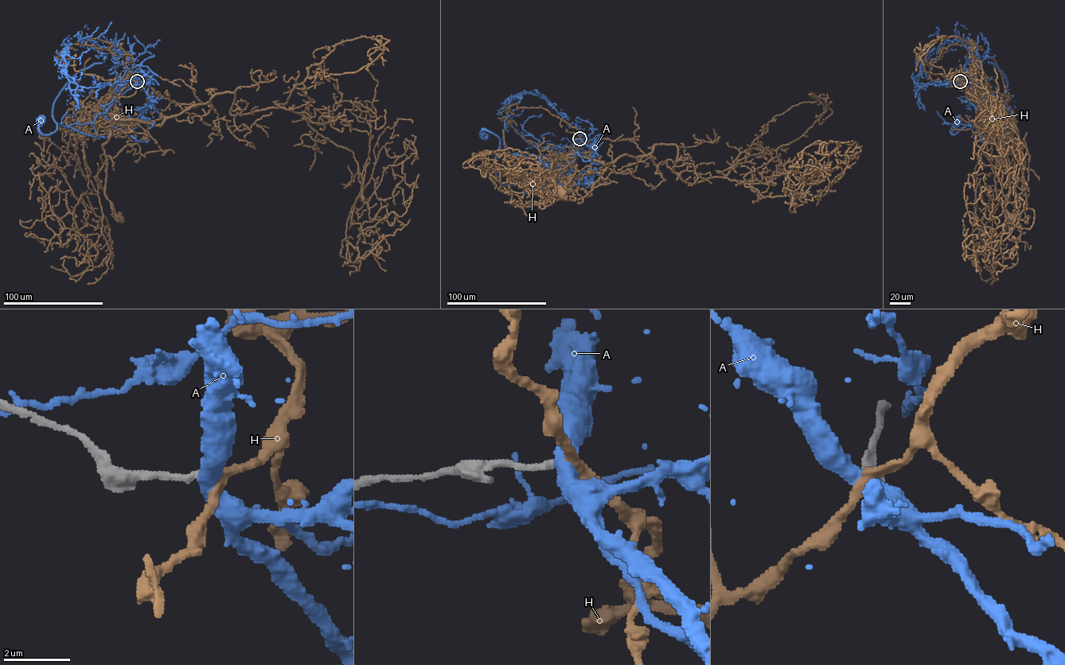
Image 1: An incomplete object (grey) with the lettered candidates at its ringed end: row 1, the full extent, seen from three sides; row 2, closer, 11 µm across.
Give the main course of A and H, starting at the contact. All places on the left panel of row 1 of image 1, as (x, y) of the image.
A: (137, 81), (151, 75), (138, 66), (118, 73), (115, 100), (91, 123), (44, 134), (40, 119)
H: (137, 80), (146, 76), (150, 83), (133, 77), (112, 98), (115, 120), (103, 147), (104, 194), (117, 218)

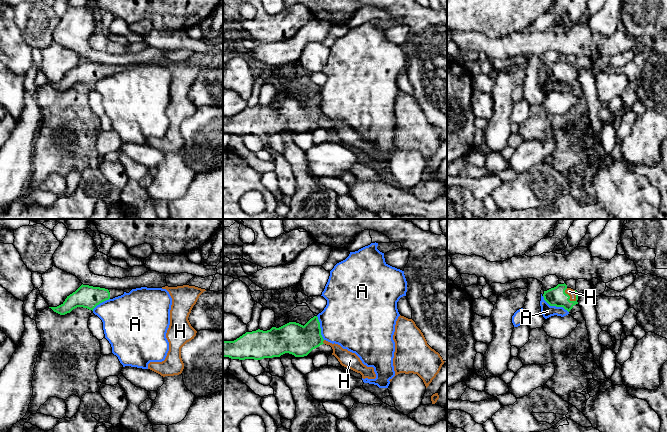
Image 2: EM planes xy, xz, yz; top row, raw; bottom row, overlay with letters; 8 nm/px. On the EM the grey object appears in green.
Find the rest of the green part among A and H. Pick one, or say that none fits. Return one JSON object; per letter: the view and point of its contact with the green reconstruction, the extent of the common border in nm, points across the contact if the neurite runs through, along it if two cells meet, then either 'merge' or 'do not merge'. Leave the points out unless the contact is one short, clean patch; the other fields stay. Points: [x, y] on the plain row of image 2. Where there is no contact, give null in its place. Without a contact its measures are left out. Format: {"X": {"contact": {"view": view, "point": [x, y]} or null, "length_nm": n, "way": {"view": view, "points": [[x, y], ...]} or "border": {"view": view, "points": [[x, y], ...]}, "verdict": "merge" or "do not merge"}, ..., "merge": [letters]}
{"A": {"contact": {"view": "yz", "point": [555, 81]}, "length_nm": 260, "border": {"view": "yz", "points": [[542, 72], [550, 81], [562, 82], [568, 88]]}, "verdict": "do not merge"}, "H": {"contact": {"view": "yz", "point": [569, 73]}, "length_nm": 130, "way": {"view": "yz", "points": [[556, 72], [569, 73], [569, 67]]}, "verdict": "merge"}, "merge": ["H"]}

